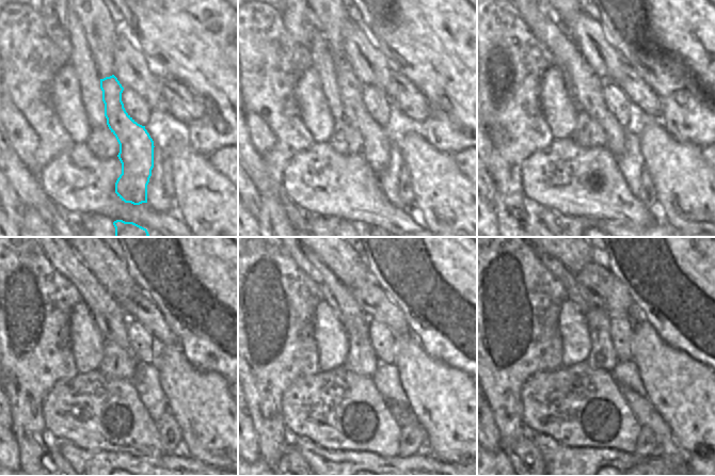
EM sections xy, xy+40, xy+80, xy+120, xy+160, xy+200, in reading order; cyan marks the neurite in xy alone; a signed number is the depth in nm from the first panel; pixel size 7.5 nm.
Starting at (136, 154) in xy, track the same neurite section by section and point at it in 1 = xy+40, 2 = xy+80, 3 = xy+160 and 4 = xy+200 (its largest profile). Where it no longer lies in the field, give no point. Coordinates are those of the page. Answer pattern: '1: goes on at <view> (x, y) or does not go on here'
1: goes on at xy+40 (376, 142)
2: goes on at xy+80 (588, 96)
3: goes on at xy+160 (347, 311)
4: goes on at xy+200 (563, 275)

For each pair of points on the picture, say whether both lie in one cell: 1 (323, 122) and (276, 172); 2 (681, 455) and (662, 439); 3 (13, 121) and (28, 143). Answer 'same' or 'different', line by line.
1: different
2: same
3: same

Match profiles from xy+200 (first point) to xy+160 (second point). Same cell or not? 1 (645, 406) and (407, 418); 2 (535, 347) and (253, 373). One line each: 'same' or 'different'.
1: same
2: same

